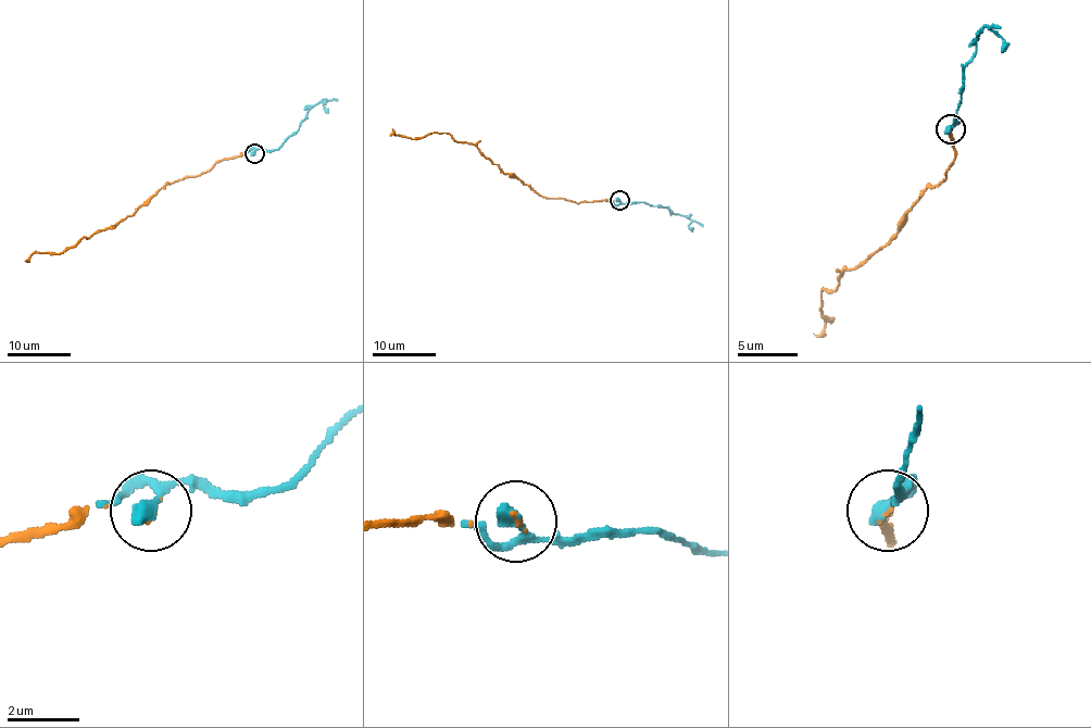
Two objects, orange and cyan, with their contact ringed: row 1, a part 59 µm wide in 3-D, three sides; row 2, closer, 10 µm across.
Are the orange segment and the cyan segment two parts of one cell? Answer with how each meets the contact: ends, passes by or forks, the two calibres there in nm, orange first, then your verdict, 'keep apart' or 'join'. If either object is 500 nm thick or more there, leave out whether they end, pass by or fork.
orange ends; cyan passes by; calibres 80 and 300 nm; join

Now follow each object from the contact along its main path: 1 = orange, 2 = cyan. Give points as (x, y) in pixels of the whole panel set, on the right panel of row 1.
1: (950, 129), (953, 163), (941, 180), (883, 247), (824, 289), (826, 334)
2: (950, 129), (962, 99), (962, 70), (977, 48), (982, 30), (989, 27), (1001, 39), (1001, 51)

